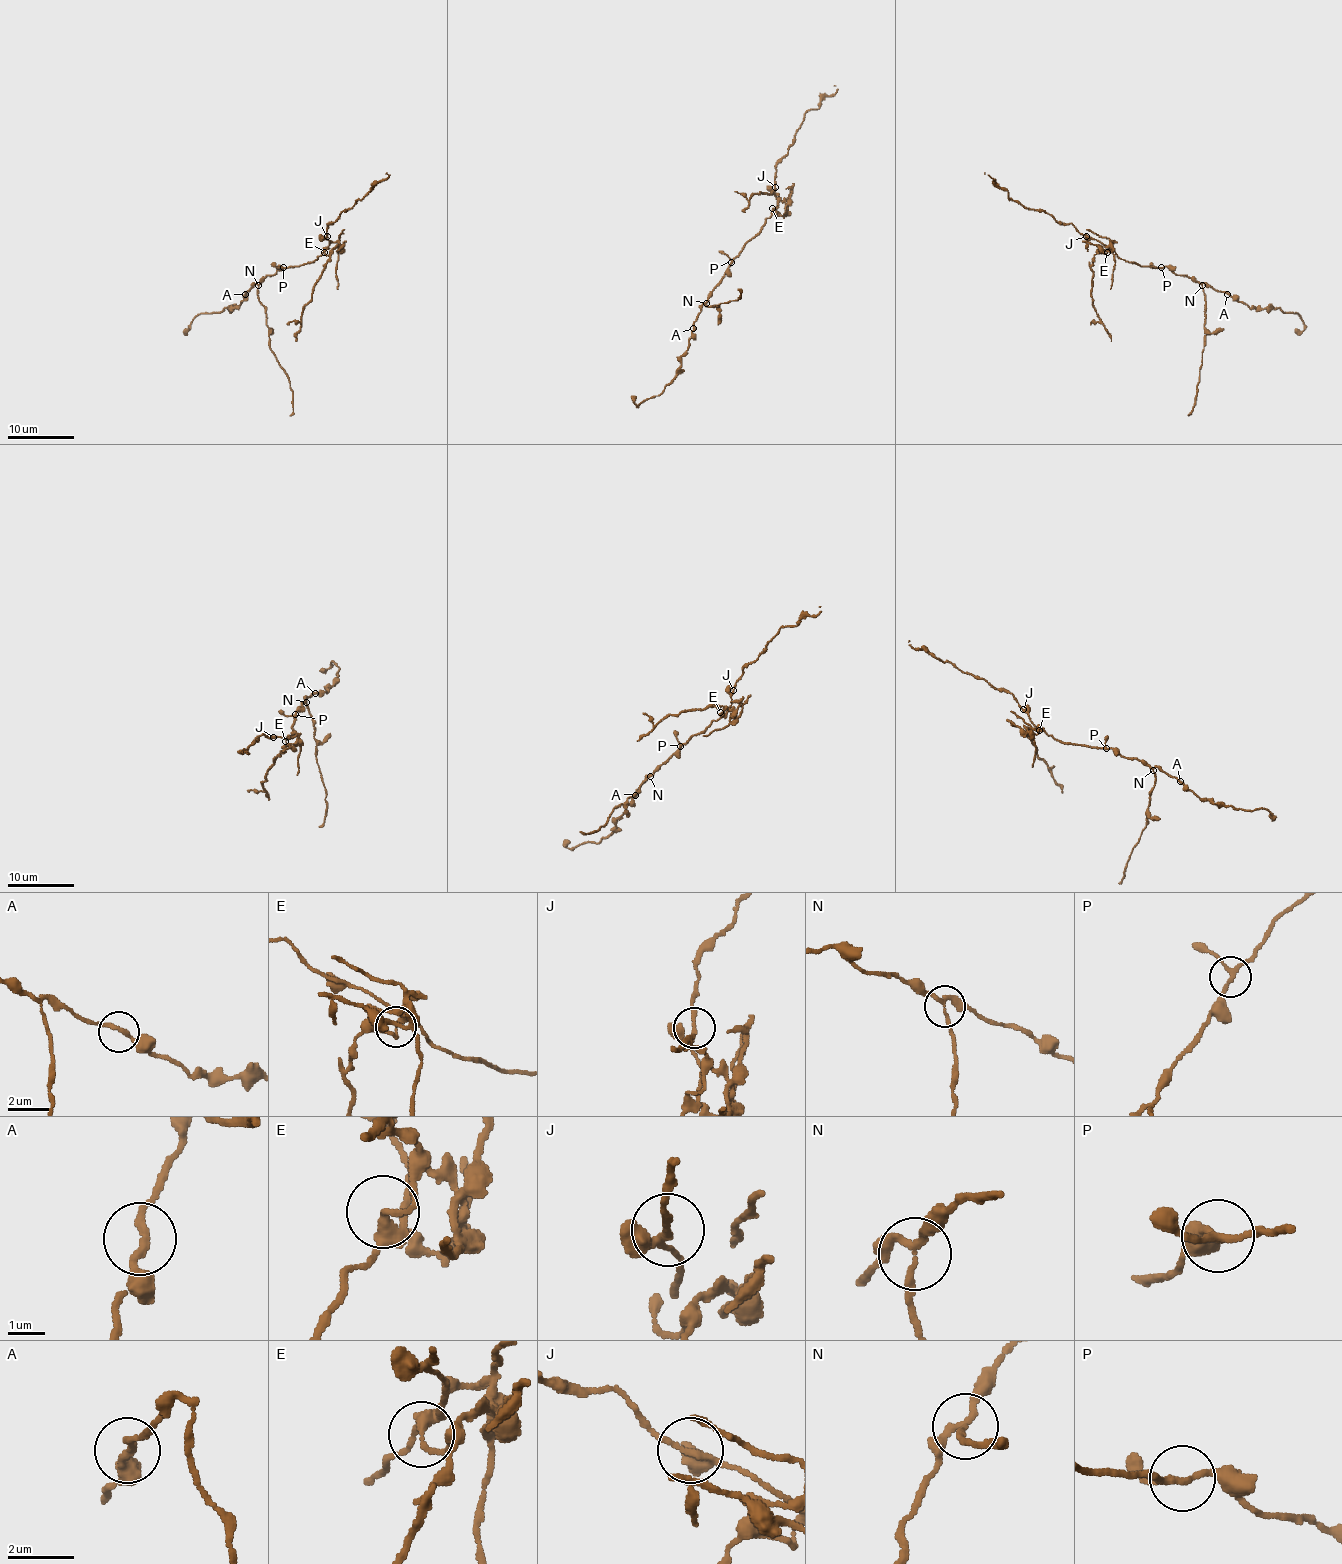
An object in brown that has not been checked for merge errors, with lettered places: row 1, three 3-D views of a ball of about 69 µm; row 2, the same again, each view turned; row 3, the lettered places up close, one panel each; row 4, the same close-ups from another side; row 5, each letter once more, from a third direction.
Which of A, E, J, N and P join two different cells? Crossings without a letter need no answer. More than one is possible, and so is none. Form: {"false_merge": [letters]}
{"false_merge": ["E", "N"]}

